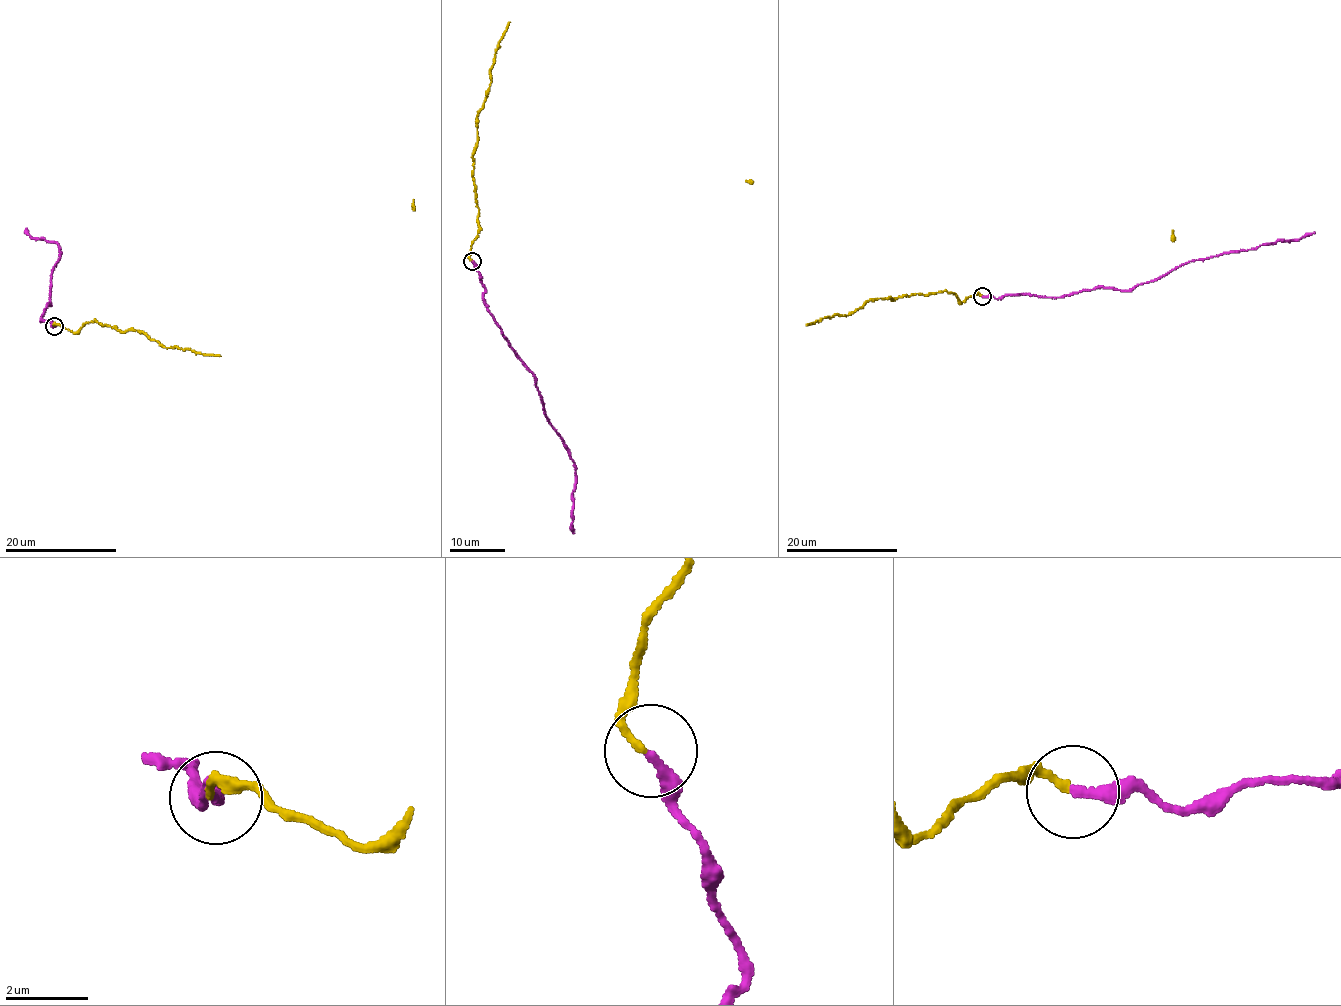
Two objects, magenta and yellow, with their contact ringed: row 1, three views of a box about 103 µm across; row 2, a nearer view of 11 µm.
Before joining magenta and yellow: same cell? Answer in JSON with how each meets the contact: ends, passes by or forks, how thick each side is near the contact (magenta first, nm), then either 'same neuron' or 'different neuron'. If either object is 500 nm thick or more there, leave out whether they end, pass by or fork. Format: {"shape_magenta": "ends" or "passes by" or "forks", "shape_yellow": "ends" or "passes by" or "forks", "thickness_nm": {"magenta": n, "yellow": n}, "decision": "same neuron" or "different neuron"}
{"shape_magenta": "ends", "shape_yellow": "ends", "thickness_nm": {"magenta": 240, "yellow": 170}, "decision": "same neuron"}

